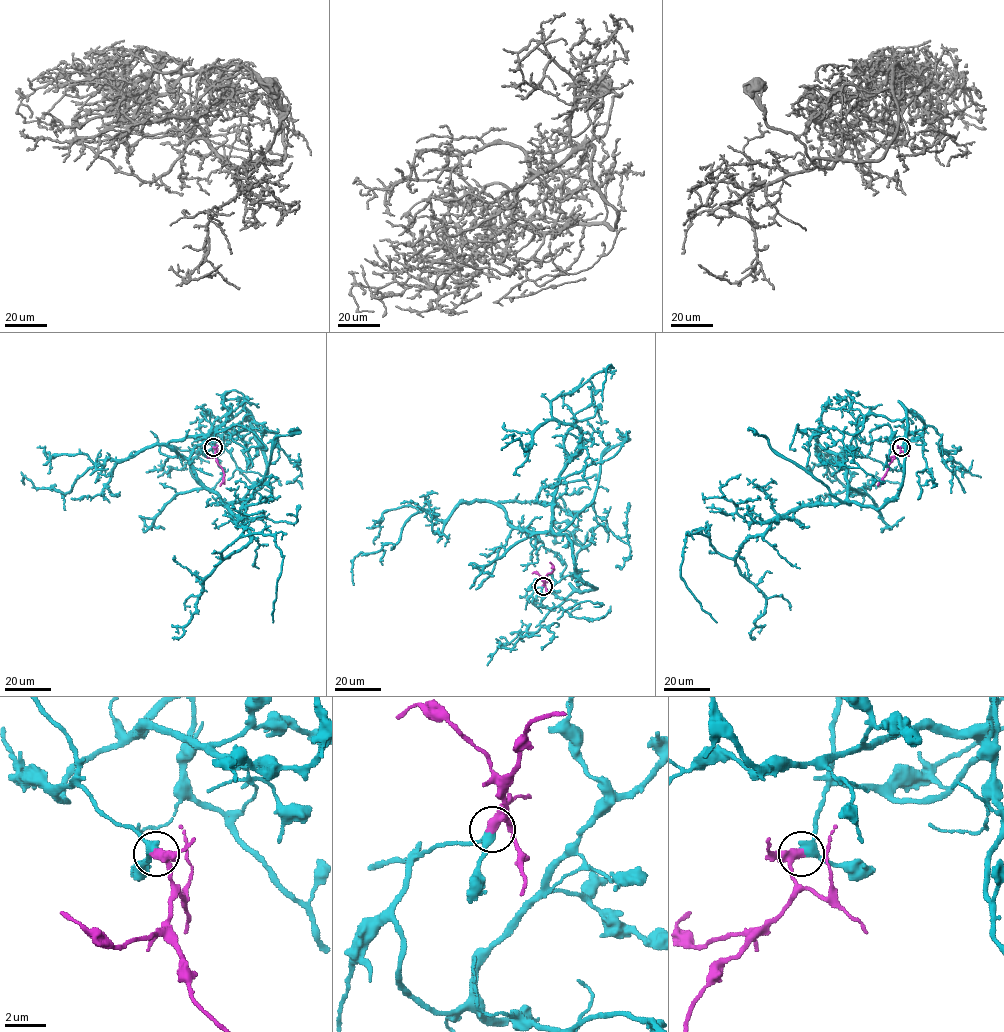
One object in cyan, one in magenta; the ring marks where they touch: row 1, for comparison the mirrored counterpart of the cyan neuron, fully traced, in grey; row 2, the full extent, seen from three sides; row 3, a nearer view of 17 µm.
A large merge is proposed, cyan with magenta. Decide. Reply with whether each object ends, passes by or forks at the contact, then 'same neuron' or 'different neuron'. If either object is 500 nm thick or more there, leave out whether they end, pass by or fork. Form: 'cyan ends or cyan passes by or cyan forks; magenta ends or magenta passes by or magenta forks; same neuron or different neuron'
cyan passes by; magenta passes by; same neuron

